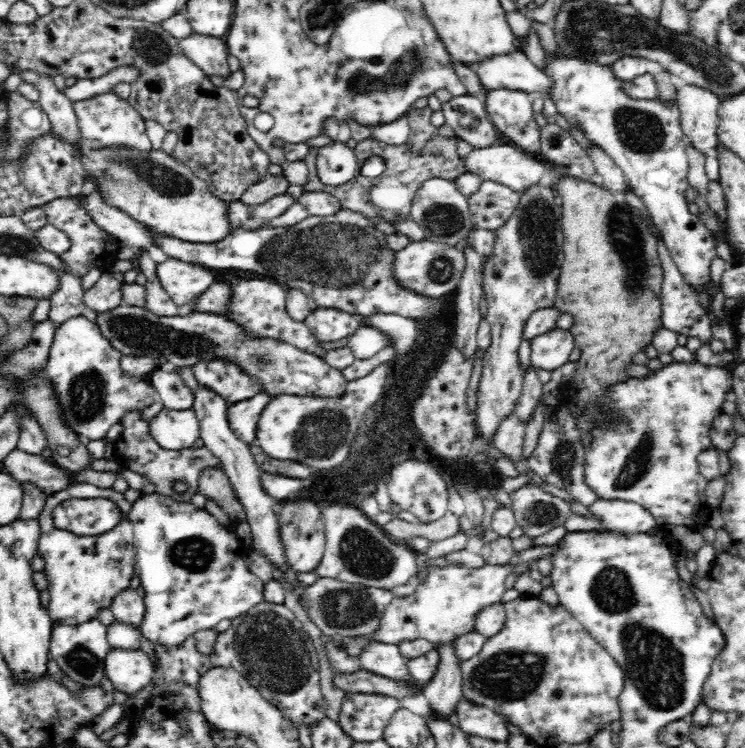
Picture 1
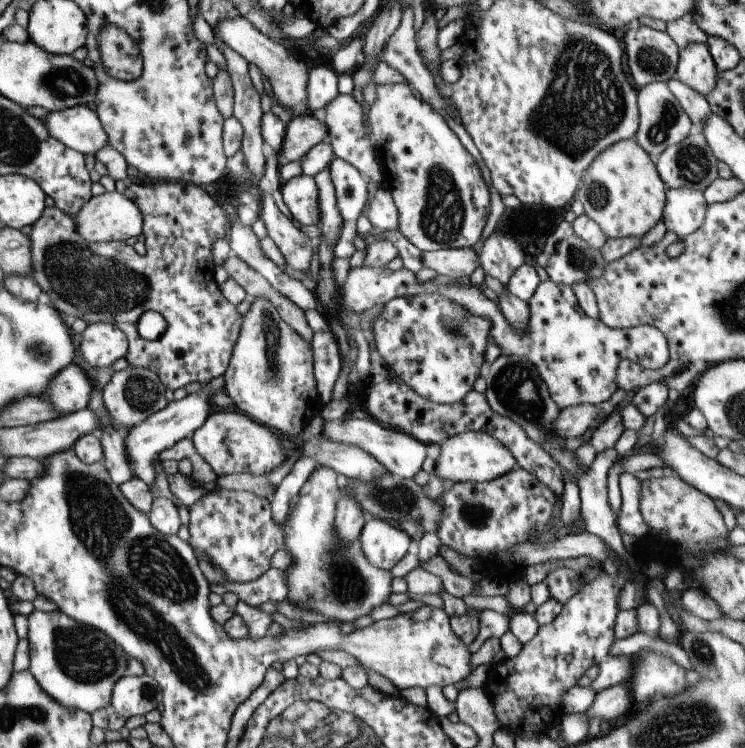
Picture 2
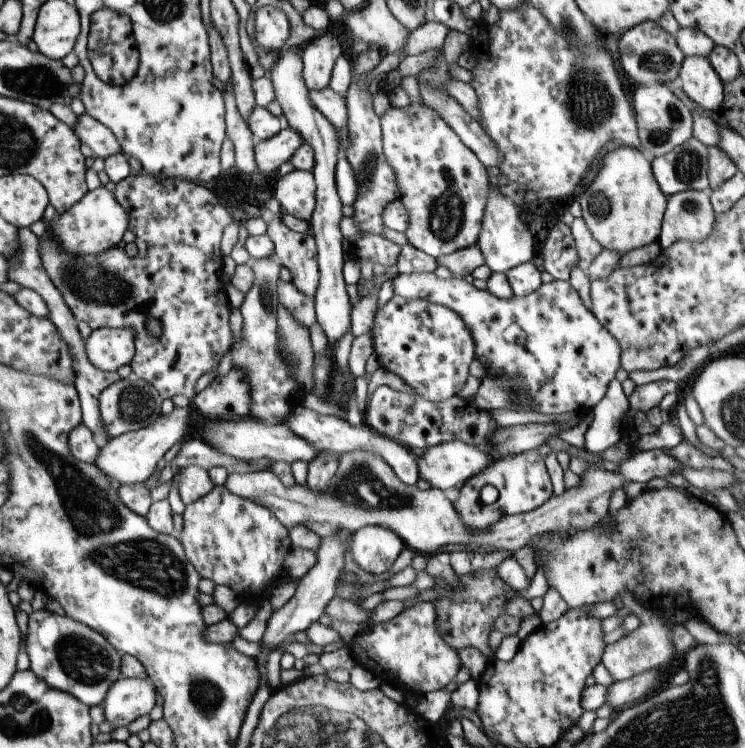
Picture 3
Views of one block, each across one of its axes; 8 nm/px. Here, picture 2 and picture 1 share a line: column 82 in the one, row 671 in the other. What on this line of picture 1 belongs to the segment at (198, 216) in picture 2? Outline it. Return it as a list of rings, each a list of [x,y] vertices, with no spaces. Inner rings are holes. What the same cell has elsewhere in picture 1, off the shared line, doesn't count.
[[[262,601],[260,604],[249,608],[243,615],[231,619],[231,626],[216,636],[214,650],[210,652],[209,659],[212,665],[221,667],[230,666],[258,689],[258,692],[280,712],[300,728],[302,724],[309,729],[317,722],[326,718],[328,704],[320,689],[320,662],[314,642],[302,629],[302,622],[296,618],[284,604]]]

